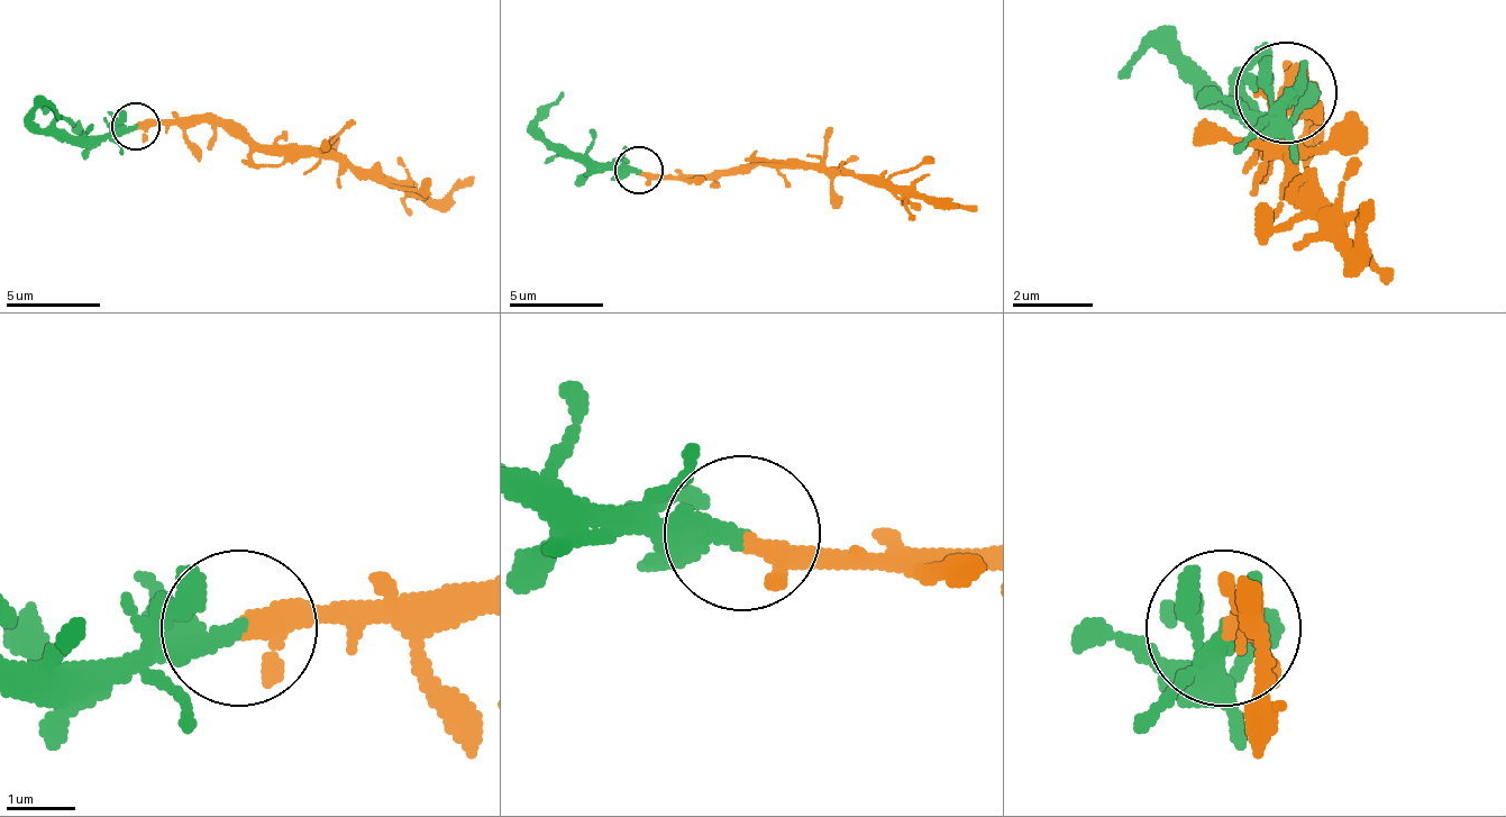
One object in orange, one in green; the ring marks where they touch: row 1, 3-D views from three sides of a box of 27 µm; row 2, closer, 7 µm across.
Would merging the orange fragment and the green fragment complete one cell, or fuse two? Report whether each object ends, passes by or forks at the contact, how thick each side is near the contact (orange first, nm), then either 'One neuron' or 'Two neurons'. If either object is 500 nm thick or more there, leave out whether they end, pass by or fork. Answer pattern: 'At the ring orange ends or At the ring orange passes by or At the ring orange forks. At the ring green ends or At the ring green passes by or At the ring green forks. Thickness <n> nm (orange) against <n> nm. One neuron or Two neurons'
At the ring orange passes by. At the ring green passes by. Thickness 240 nm (orange) against 200 nm. One neuron

